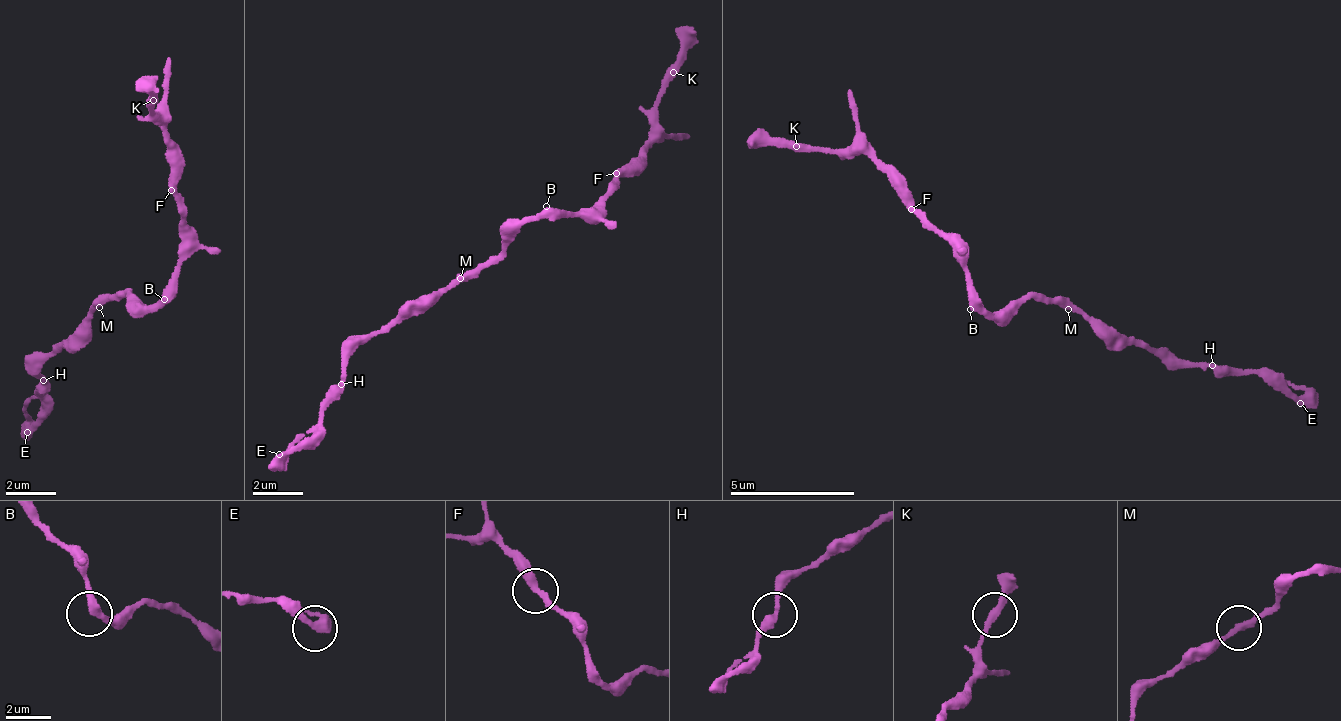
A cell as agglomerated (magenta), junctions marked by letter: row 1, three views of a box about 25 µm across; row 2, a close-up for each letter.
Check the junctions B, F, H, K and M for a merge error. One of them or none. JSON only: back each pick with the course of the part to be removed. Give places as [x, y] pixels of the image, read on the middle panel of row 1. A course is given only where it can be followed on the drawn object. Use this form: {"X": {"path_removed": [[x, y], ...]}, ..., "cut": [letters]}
{"cut": []}

